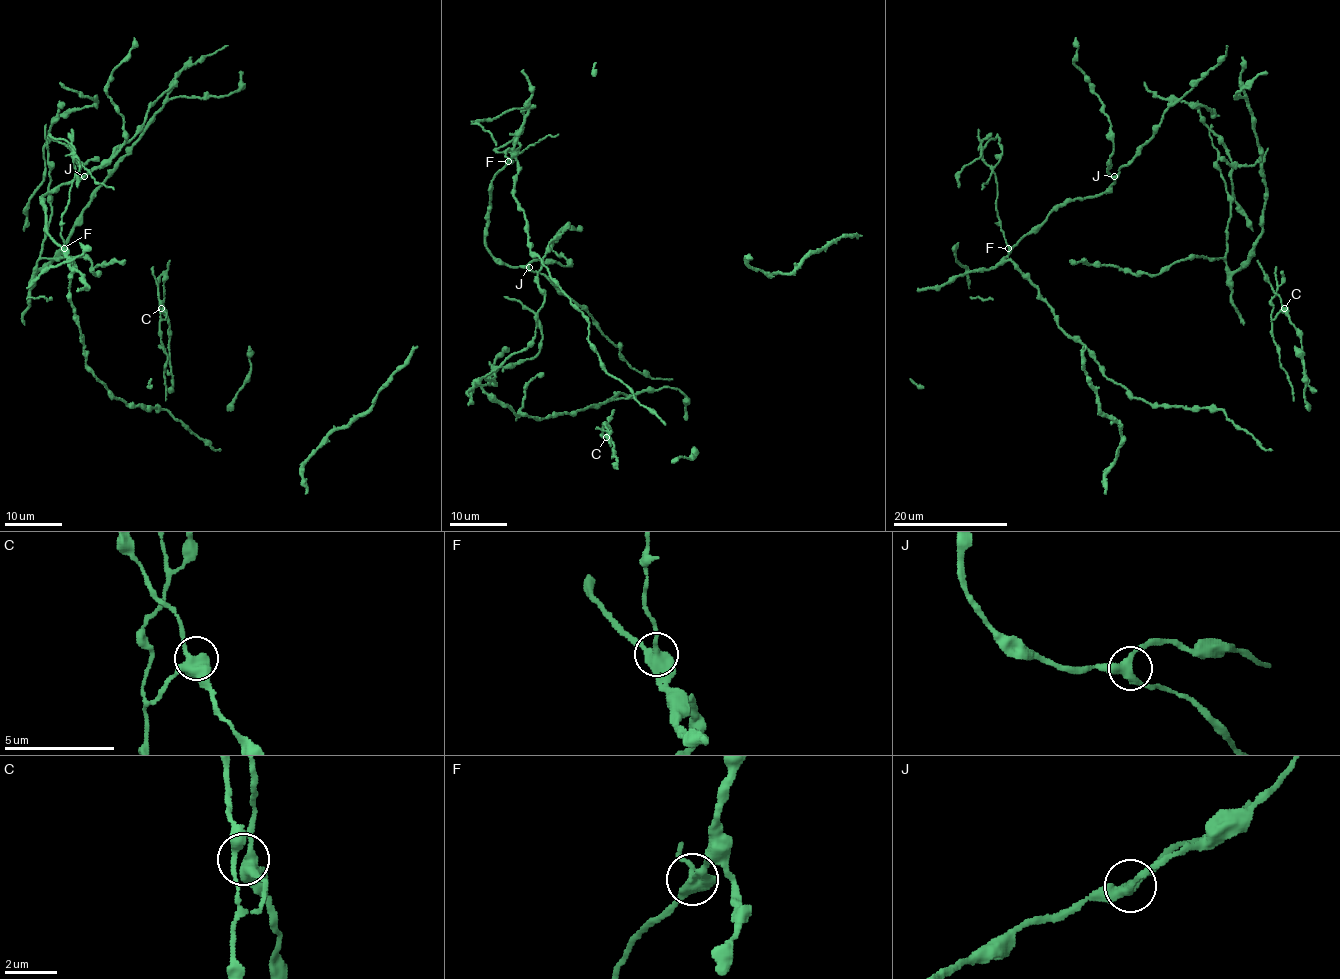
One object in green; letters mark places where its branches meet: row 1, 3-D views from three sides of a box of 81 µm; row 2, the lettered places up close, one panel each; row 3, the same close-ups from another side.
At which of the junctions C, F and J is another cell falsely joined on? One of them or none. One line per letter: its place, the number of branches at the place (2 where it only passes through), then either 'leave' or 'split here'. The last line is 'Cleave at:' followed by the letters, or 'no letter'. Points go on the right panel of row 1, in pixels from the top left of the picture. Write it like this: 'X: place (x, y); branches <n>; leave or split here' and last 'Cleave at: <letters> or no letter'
C: place (1284, 308); branches 3; leave
F: place (1008, 248); branches 3; split here
J: place (1114, 176); branches 3; leave
Cleave at: F

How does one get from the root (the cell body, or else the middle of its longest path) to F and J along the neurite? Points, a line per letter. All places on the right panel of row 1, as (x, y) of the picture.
F: (1105, 190), (1094, 197), (1067, 199), (1008, 248)
J: (1105, 190), (1114, 182), (1114, 176)

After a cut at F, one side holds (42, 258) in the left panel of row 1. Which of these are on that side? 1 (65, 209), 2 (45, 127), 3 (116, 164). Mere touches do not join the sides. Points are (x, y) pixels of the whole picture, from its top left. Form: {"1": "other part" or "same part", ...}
{"1": "other part", "2": "same part", "3": "same part"}

